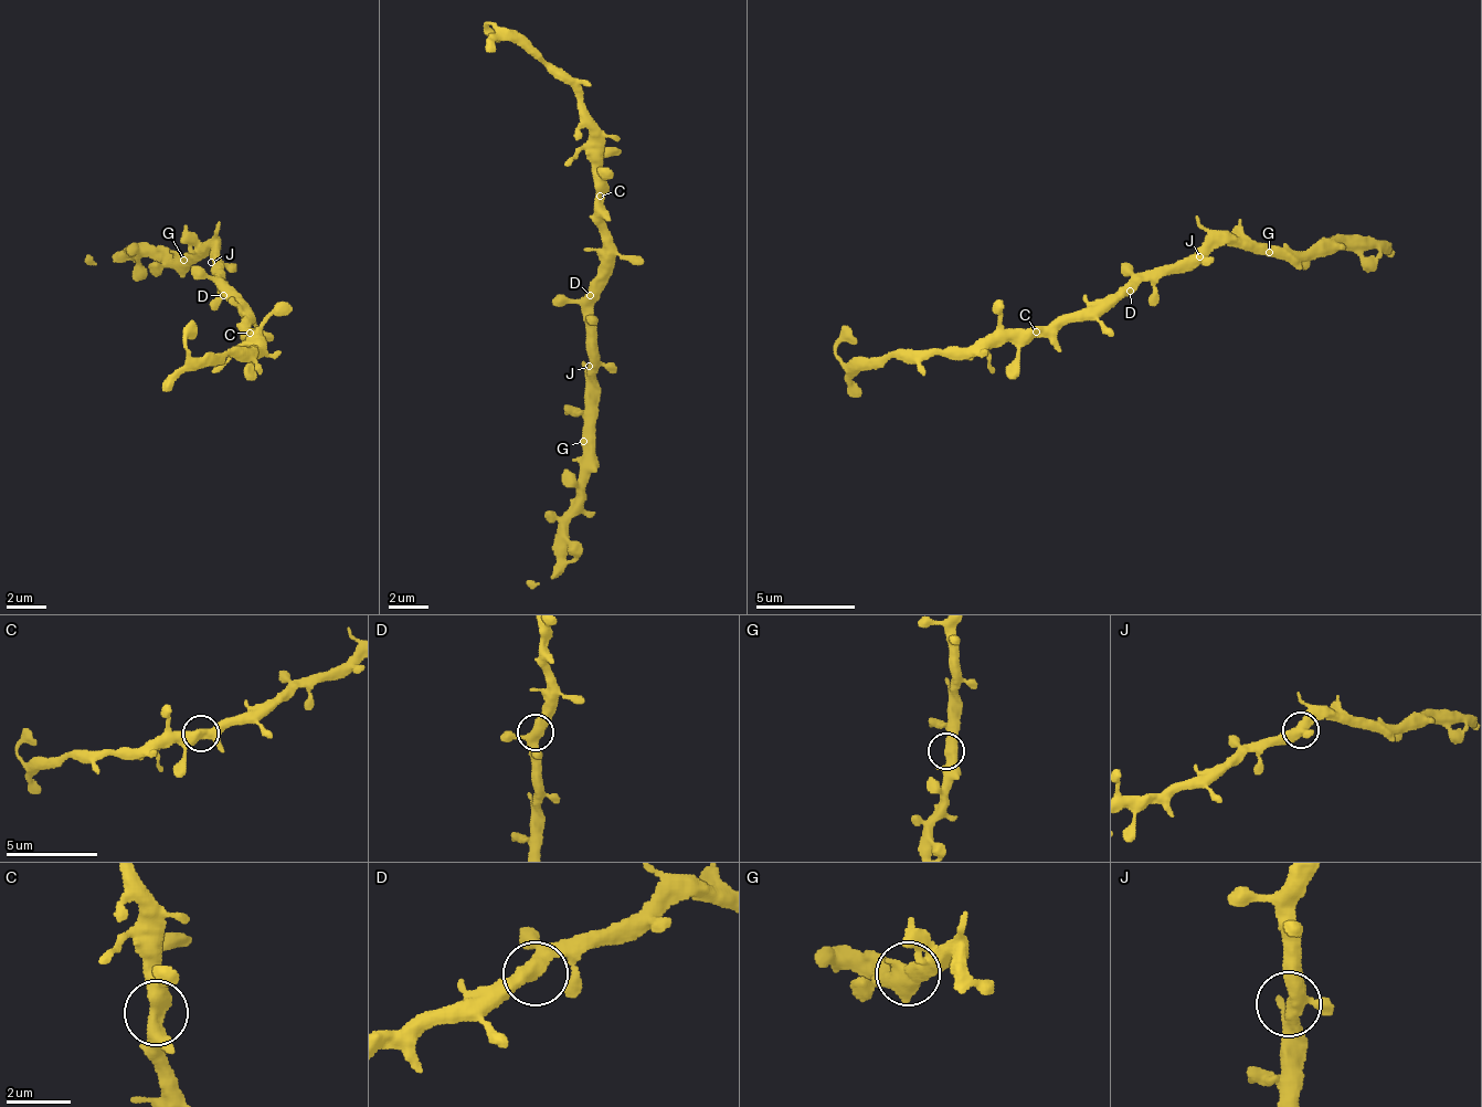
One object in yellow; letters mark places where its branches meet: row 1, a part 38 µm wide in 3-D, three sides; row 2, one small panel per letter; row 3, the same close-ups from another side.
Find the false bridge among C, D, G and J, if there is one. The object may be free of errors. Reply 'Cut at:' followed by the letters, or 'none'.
Cut at: none

